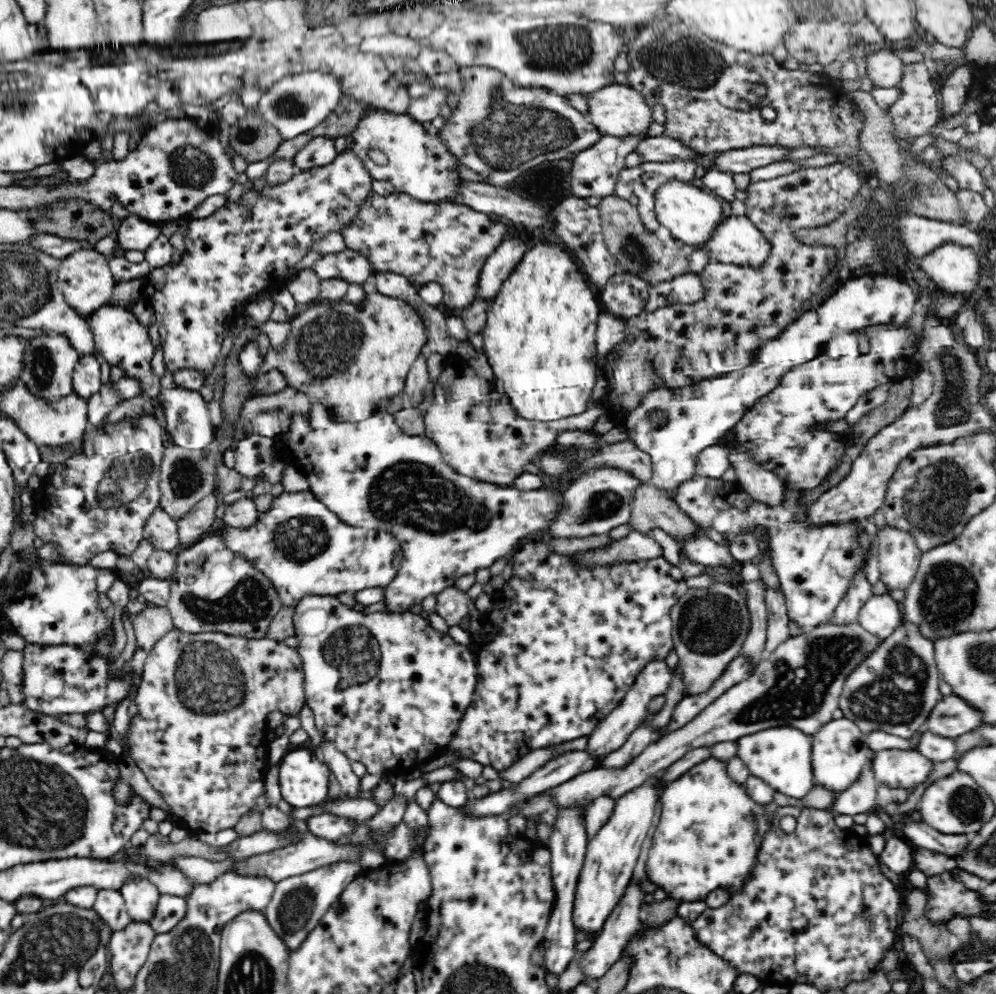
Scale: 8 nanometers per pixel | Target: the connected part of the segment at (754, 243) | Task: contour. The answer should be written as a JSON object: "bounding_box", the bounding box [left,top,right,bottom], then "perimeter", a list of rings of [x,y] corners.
{"bounding_box":[698,215,770,268],"perimeter":[[[728,215],[718,221],[710,240],[698,249],[706,250],[709,262],[716,265],[758,268],[770,254],[770,243],[745,215]]]}

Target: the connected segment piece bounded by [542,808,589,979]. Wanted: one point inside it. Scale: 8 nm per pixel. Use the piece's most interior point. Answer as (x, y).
(567, 846)

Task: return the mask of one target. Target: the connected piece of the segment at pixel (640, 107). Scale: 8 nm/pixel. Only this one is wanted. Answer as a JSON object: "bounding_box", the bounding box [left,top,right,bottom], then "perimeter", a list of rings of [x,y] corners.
{"bounding_box":[584,83,652,137],"perimeter":[[[619,83],[605,84],[598,90],[593,90],[584,95],[588,110],[586,115],[589,121],[603,135],[612,135],[613,137],[625,137],[626,135],[635,135],[644,132],[647,134],[650,121],[652,121],[652,108],[646,103],[643,96],[628,85]]]}

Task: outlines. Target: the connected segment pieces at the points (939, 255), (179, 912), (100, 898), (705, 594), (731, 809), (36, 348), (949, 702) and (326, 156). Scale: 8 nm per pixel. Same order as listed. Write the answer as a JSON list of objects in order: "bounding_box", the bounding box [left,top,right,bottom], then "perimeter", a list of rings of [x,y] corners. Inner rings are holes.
[{"bounding_box":[918,244,980,297],"perimeter":[[[946,244],[921,259],[918,267],[939,284],[940,292],[963,297],[978,288],[980,265],[970,248]]]},{"bounding_box":[150,894,188,934],"perimeter":[[[162,894],[160,902],[158,902],[158,910],[154,914],[154,918],[150,920],[150,926],[156,934],[164,934],[170,932],[178,922],[184,920],[184,916],[188,914],[188,901],[181,896],[170,896]]]},{"bounding_box":[92,889,131,932],"perimeter":[[[98,889],[92,907],[110,925],[112,932],[122,930],[131,923],[124,897],[119,890]]]},{"bounding_box":[671,582,750,695],"perimeter":[[[716,582],[710,588],[692,588],[671,610],[673,620],[673,648],[678,653],[687,695],[706,692],[720,676],[726,665],[739,654],[750,628],[750,615],[744,600],[732,584]]]},{"bounding_box":[644,755,770,904],"perimeter":[[[711,755],[695,764],[680,778],[670,782],[659,797],[660,814],[658,825],[652,834],[652,844],[644,860],[647,879],[664,890],[667,898],[679,904],[705,902],[706,896],[721,888],[730,896],[744,890],[758,864],[762,844],[770,832],[770,811],[767,804],[755,802],[746,791],[745,784],[735,782],[728,774],[728,761]]]},{"bounding_box":[20,329,80,399],"perimeter":[[[40,329],[40,331],[41,333],[25,339],[26,344],[22,355],[24,368],[22,368],[20,379],[30,387],[32,393],[44,399],[57,399],[74,391],[72,372],[80,357],[68,335],[46,331],[46,329]]]},{"bounding_box":[926,695,980,738],"perimeter":[[[954,695],[942,697],[930,710],[926,733],[942,738],[963,736],[979,727],[980,715],[968,703]]]},{"bounding_box":[292,136,339,171],"perimeter":[[[316,136],[297,150],[292,161],[297,171],[310,170],[332,164],[338,154],[339,152],[334,149],[334,138]]]}]

